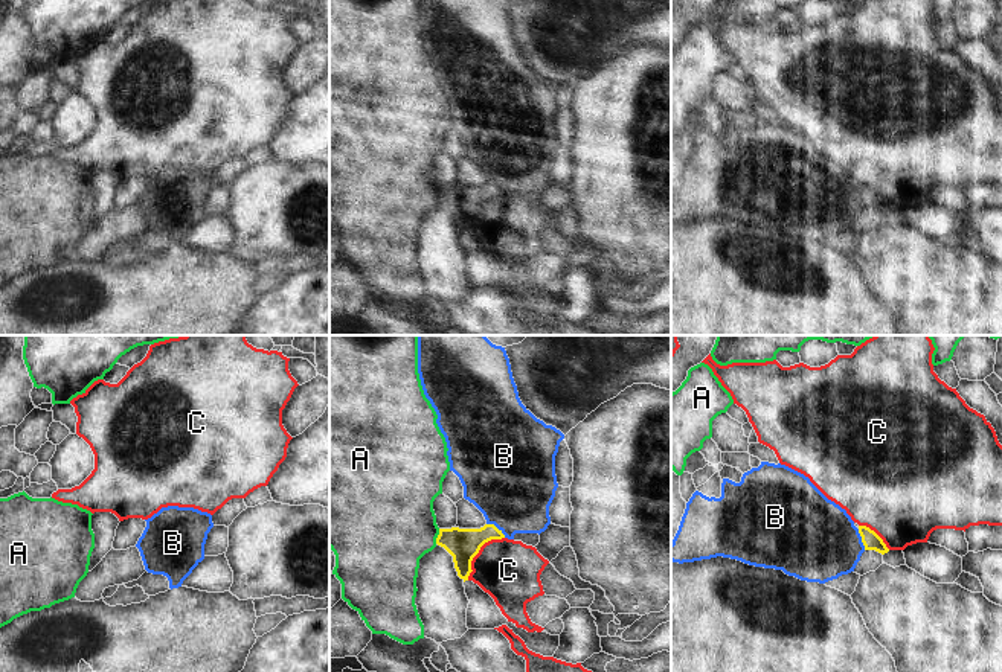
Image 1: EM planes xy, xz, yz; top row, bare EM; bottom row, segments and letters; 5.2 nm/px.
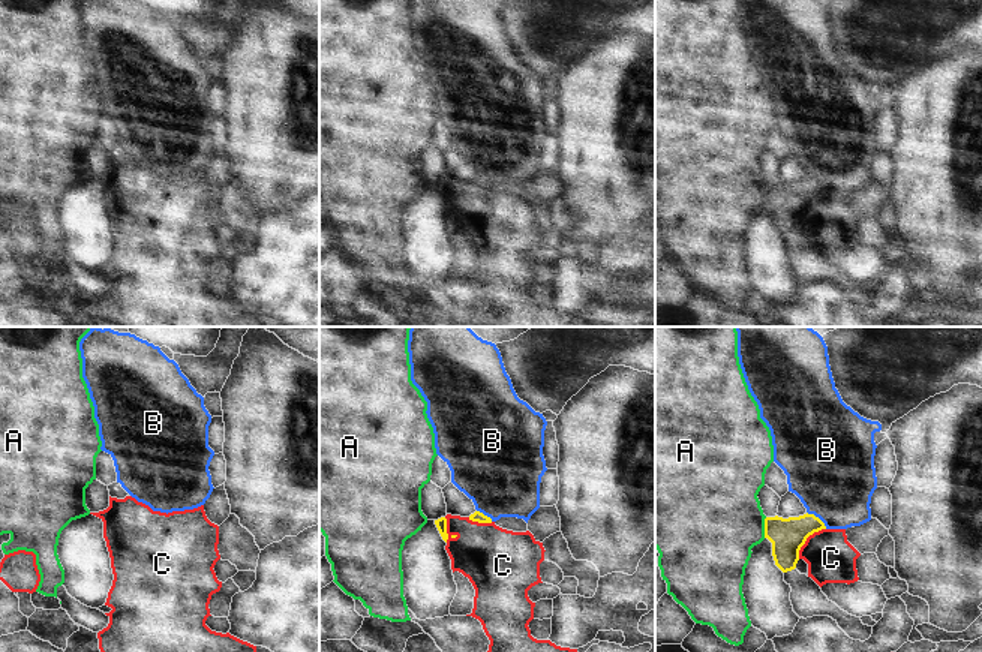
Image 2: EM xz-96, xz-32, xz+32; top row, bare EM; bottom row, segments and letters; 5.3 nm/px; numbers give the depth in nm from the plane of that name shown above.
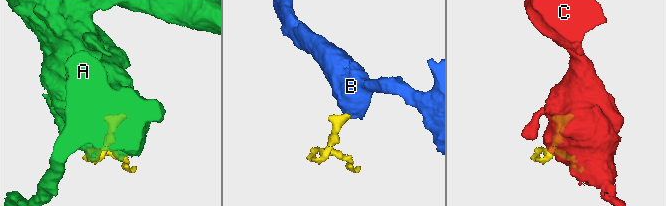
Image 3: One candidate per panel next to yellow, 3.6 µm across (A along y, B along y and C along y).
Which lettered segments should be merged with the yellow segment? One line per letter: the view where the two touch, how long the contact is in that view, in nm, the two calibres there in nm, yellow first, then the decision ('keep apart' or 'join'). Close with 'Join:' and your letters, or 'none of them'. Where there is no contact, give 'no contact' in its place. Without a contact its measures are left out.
A: contact in xz; length 80 nm; calibres 170 and 460 nm; keep apart
B: contact in xz; length 130 nm; calibres 170 and 460 nm; join
C: contact in xz; length 300 nm; calibres 170 and 320 nm; keep apart
Join: B

